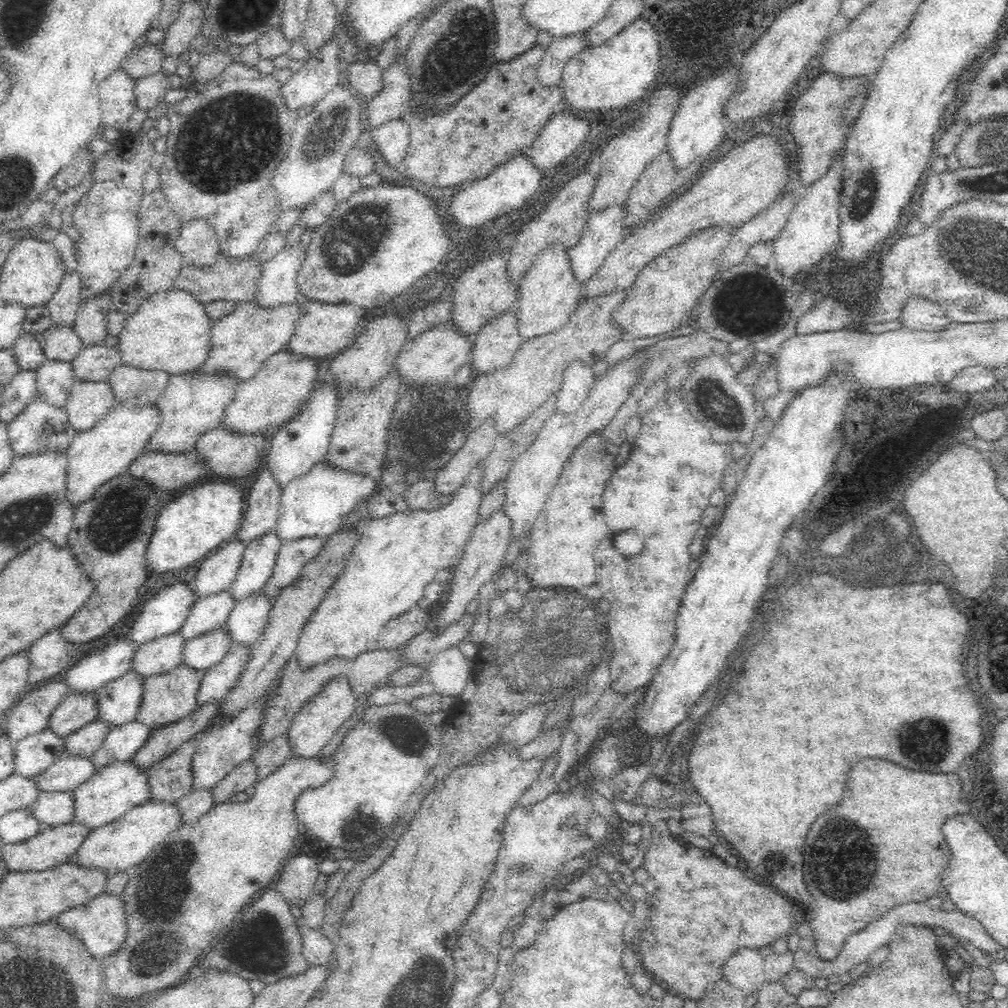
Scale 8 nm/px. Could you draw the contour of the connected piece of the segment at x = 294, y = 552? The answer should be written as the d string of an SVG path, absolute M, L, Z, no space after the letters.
M302 536L302 538L281 540L281 548L272 577L264 586L266 593L276 598L286 585L296 580L298 572L317 555L317 552L320 552L325 544L324 538L320 536Z

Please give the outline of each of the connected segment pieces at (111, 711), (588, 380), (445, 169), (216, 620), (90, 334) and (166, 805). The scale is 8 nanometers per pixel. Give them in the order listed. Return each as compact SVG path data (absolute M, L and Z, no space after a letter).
M130 671L104 683L98 689L98 718L112 721L114 726L136 719L144 700L144 675Z
M580 359L569 362L558 390L556 410L564 411L564 413L576 410L588 398L596 379L592 365Z
M536 46L513 62L495 63L486 78L454 109L440 116L412 112L408 148L397 169L398 174L436 188L461 187L485 178L498 165L520 155L550 115L558 111L562 101L558 85L544 88L535 79L544 52L545 49Z
M230 587L208 593L194 602L186 622L180 628L187 640L196 638L210 629L226 625L226 620L234 610L237 601Z
M107 293L80 304L71 329L76 333L76 336L79 336L83 348L94 344L105 344L104 339L107 335L105 333L105 318L112 309Z
M150 800L127 810L122 816L108 824L93 828L78 848L78 852L67 860L78 861L88 867L100 867L110 874L132 871L148 858L156 847L182 823L182 811L176 801Z

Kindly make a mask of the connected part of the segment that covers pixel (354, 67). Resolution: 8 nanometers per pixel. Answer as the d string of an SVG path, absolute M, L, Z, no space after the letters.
M354 63L346 68L346 83L352 91L360 93L363 100L376 96L382 90L383 70L372 64L372 66L364 66L364 64Z

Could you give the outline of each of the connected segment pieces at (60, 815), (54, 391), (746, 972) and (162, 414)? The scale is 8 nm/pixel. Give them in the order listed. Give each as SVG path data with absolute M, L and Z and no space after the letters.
M40 792L38 799L31 805L36 819L44 826L56 826L72 821L76 808L75 794L70 792Z
M45 360L36 370L37 396L49 406L65 408L76 380L70 362Z
M737 948L724 964L721 964L719 976L723 981L742 990L747 997L752 993L756 994L767 981L759 948Z
M194 371L172 375L168 386L155 402L159 412L159 423L152 436L145 440L143 452L192 452L193 444L196 444L203 434L220 427L221 416L237 384L238 382L229 376L199 376Z

